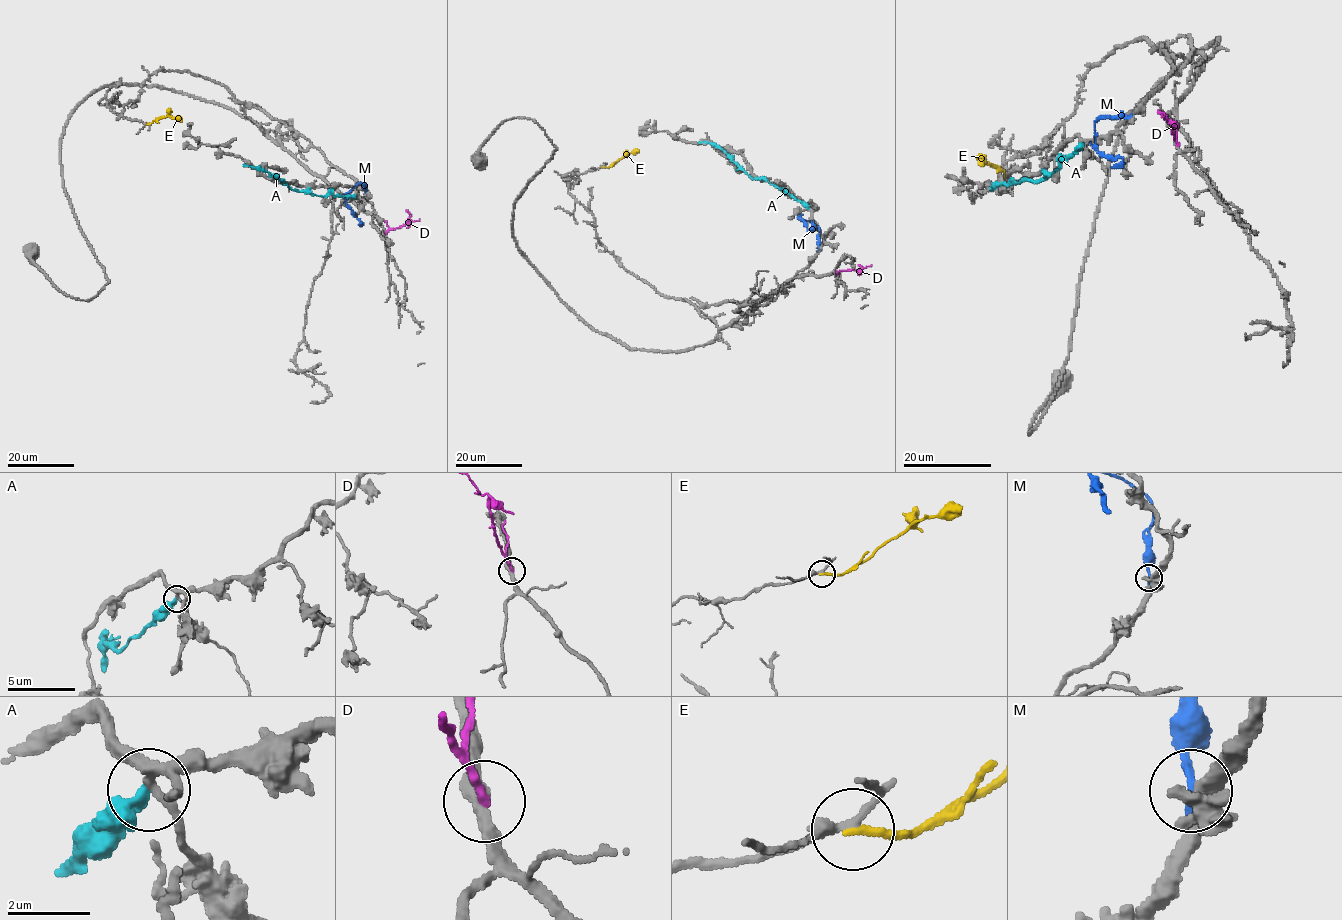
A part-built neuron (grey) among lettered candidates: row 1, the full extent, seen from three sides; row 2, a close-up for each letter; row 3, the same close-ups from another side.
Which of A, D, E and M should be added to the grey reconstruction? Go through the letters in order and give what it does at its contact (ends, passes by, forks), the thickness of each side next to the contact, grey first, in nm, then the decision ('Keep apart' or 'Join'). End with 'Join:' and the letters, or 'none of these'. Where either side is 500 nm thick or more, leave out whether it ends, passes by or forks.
A: It ends there. Thickness 240 nm (grey) against 360 nm. Keep apart
D: It ends there. Thickness 380 nm (grey) against 180 nm. Keep apart
E: It ends there. Thickness 220 nm (grey) against 200 nm. Keep apart
M: It ends there. Thickness 320 nm (grey) against 280 nm. Keep apart
Join: none of these

